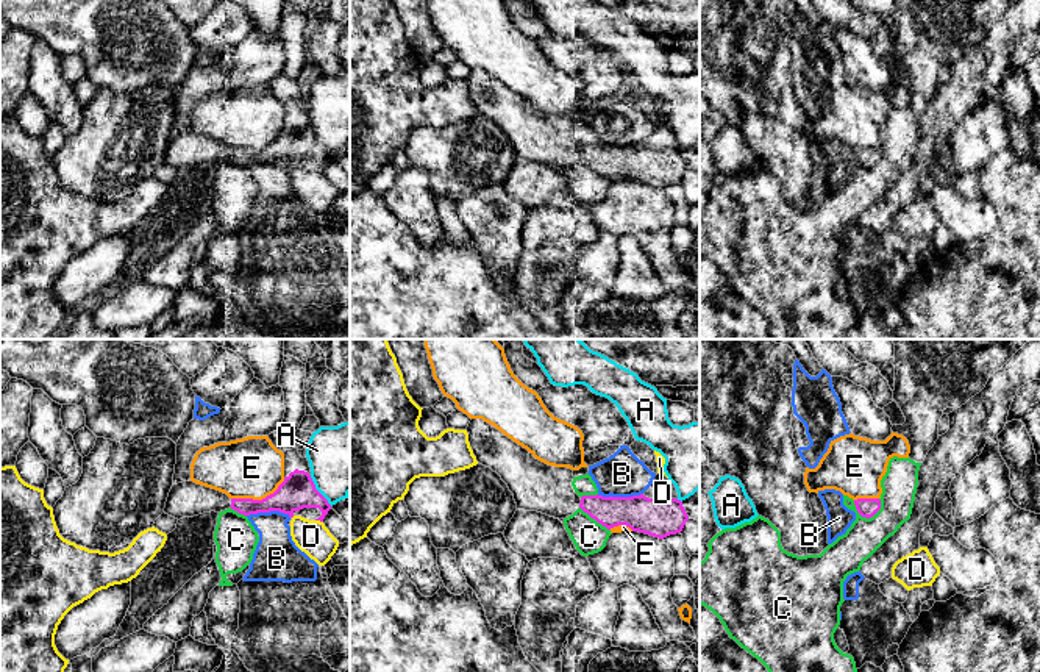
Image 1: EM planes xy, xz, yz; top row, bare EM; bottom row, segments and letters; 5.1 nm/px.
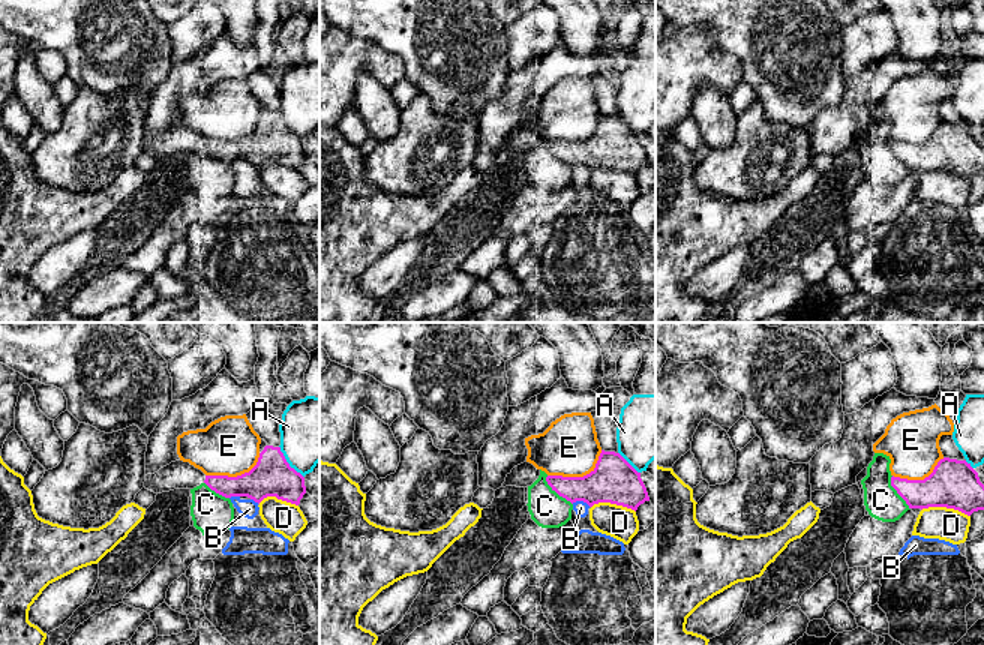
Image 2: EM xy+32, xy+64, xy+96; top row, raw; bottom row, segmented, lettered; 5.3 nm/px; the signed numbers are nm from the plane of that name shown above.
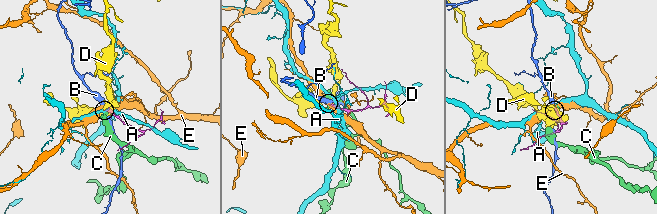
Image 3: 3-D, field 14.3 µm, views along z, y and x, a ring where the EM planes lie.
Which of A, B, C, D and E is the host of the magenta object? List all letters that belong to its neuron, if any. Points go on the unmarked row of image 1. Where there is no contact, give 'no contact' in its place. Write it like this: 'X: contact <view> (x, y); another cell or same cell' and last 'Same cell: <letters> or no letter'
A: contact xy (317, 141); another cell
B: contact xz (619, 147); another cell
C: contact yz (864, 166); another cell
D: contact xy (319, 169); another cell
E: contact xy (258, 150); another cell
Same cell: no letter

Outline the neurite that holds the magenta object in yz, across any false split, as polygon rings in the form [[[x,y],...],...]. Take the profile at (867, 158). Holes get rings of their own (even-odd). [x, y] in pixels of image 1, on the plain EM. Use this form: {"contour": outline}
{"contour": [[[857,148],[854,150],[856,159],[862,167],[873,167],[881,159],[879,148]]]}

